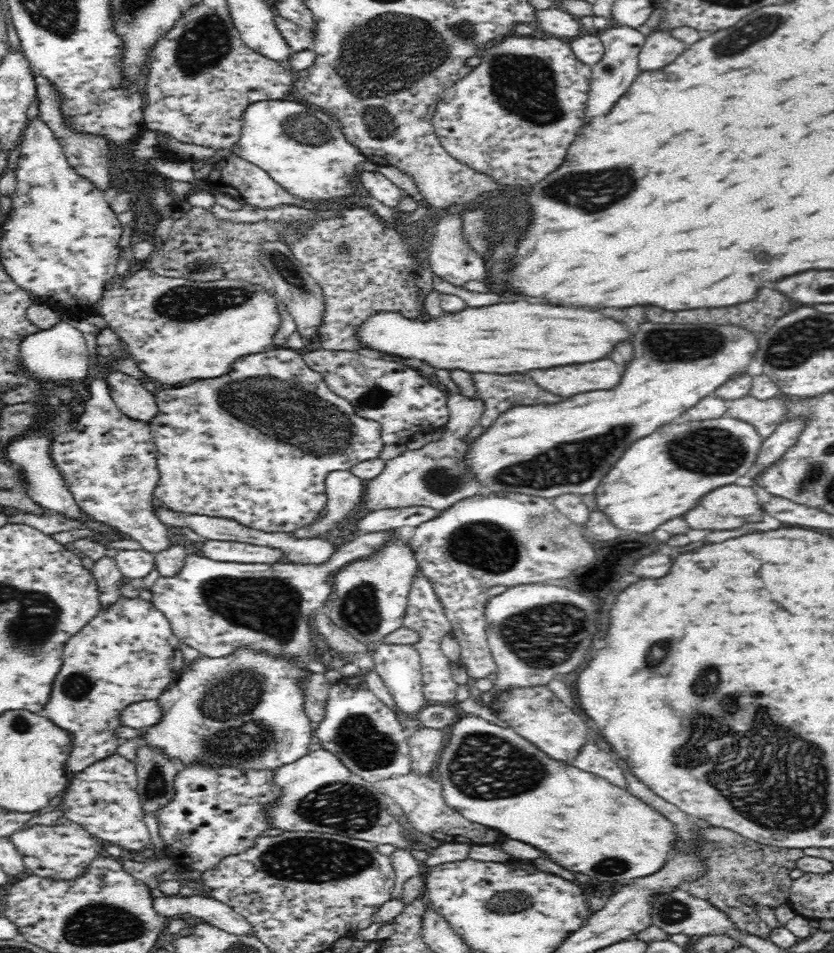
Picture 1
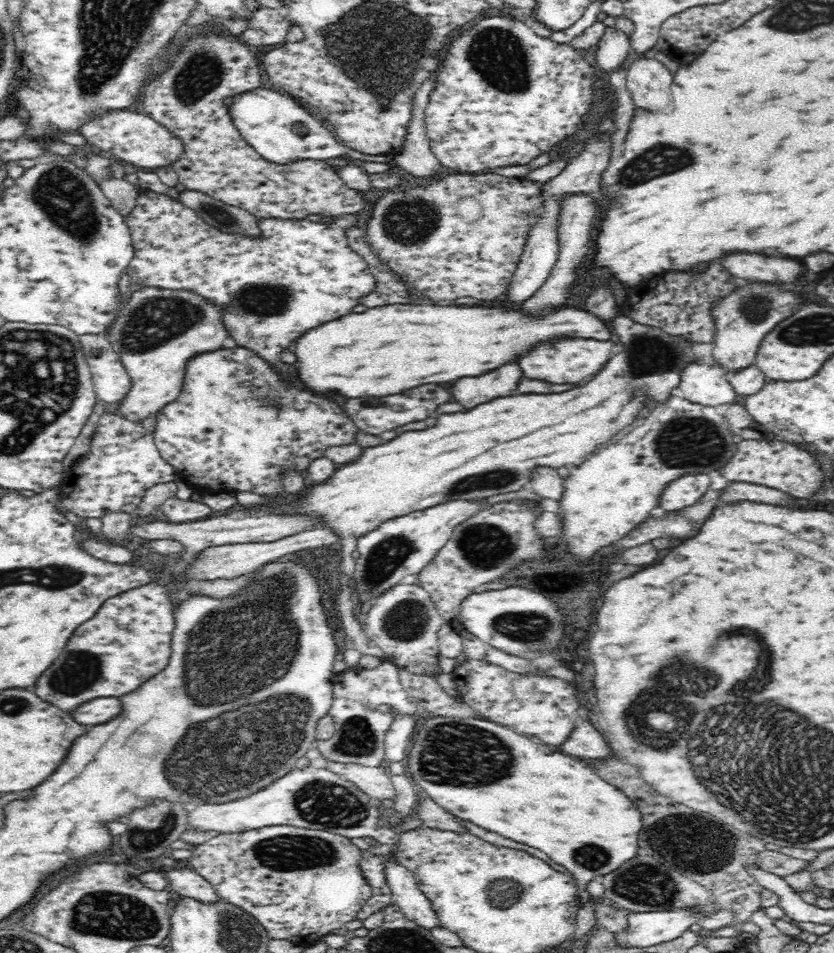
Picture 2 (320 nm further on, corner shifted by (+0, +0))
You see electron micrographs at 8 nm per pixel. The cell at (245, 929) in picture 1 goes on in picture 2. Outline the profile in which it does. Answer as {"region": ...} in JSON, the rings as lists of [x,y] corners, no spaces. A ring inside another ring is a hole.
{"region":[[[174,865],[174,869],[166,872],[166,878],[170,881],[169,889],[179,898],[189,898],[204,904],[216,904],[221,900],[216,889],[192,869],[177,868]]]}

